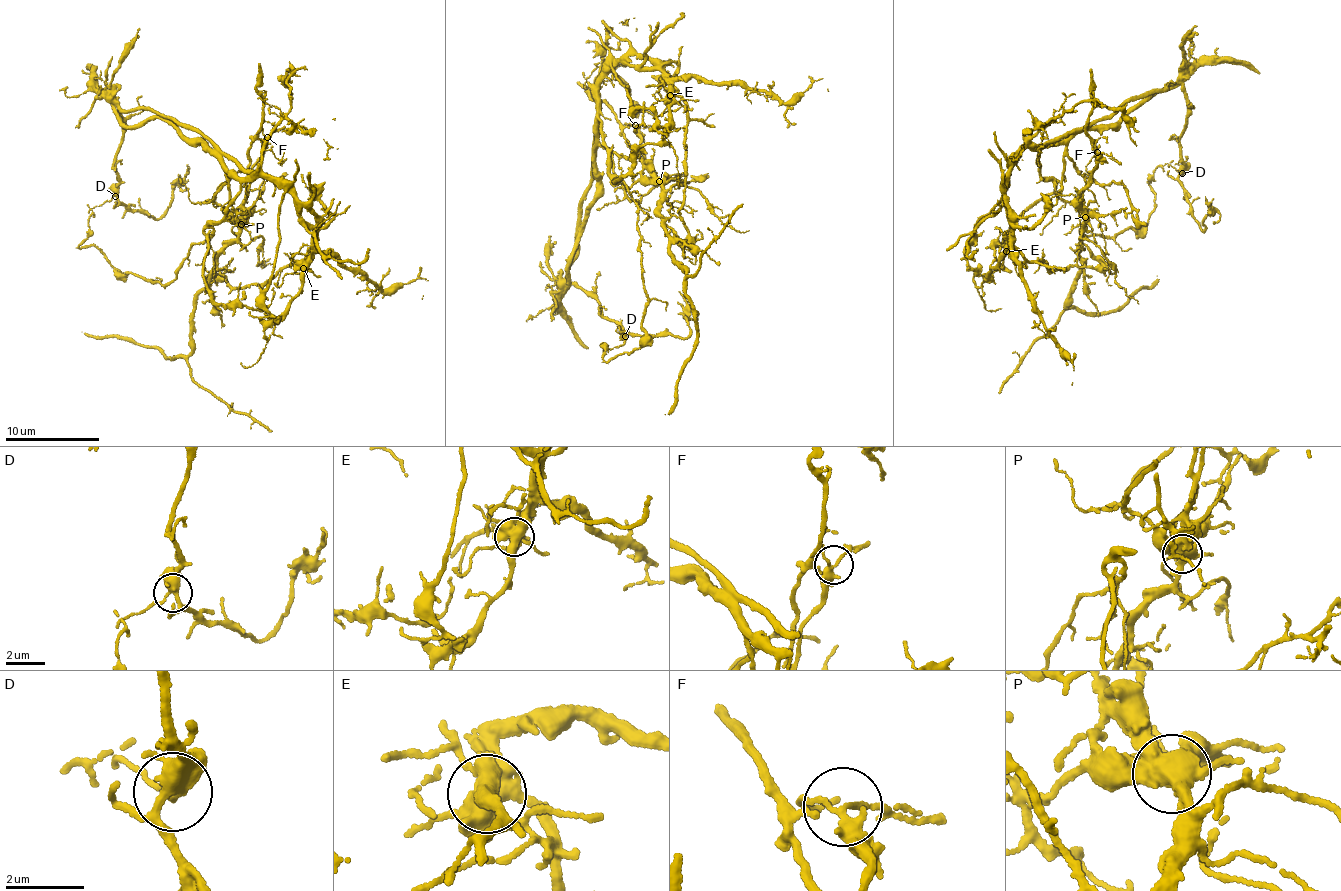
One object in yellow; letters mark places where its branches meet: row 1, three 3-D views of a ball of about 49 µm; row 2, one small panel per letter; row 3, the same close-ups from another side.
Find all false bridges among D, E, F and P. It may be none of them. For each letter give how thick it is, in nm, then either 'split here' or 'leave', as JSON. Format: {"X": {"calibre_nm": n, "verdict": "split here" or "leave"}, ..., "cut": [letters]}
{"D": {"calibre_nm": 360, "verdict": "leave"}, "E": {"calibre_nm": 480, "verdict": "split here"}, "F": {"calibre_nm": 240, "verdict": "leave"}, "P": {"calibre_nm": 500, "verdict": "split here"}, "cut": ["E", "P"]}

